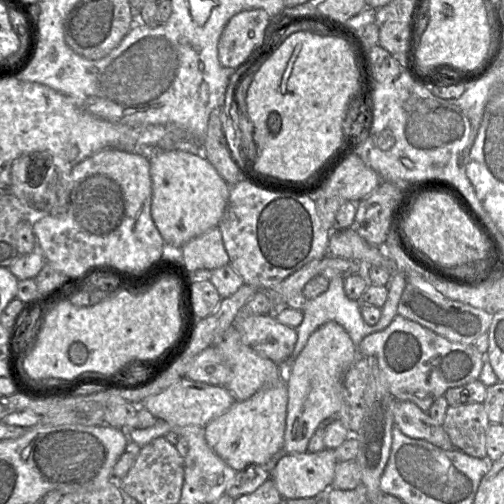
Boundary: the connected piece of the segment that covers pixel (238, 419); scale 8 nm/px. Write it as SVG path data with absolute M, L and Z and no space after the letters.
M284 381L263 387L245 401L235 401L222 415L205 426L205 440L211 450L236 471L251 464L266 465L284 447L288 404Z

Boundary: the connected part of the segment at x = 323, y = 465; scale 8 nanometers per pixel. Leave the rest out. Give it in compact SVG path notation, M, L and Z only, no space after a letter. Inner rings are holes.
M327 448L316 453L286 453L270 478L282 499L316 497L331 488L337 463L334 450Z

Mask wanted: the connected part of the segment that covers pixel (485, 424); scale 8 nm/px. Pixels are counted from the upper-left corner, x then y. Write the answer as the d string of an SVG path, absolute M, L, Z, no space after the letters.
M483 403L449 406L443 429L458 450L475 458L486 458L486 435L490 425Z

